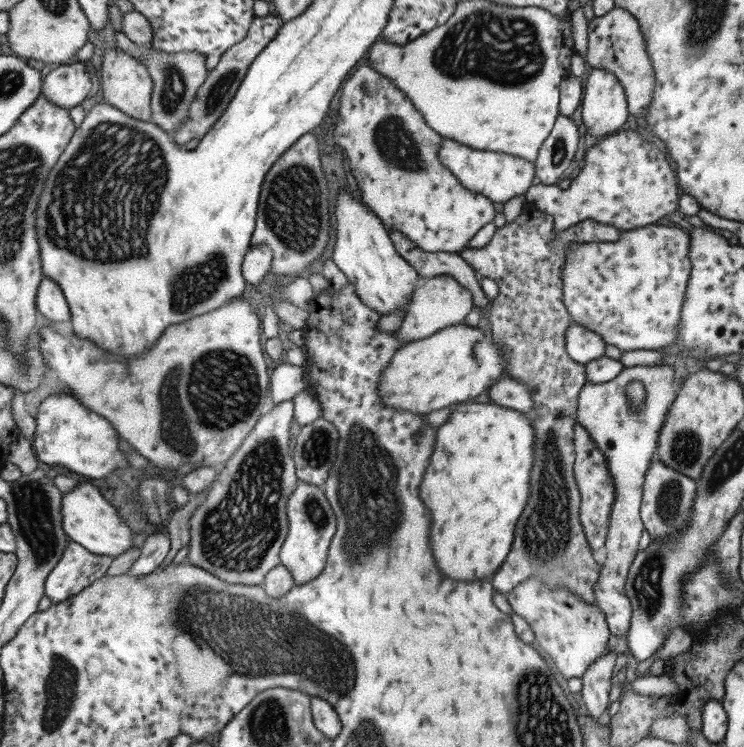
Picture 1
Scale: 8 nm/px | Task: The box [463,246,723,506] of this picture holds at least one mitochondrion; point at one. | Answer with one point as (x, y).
(684, 447)

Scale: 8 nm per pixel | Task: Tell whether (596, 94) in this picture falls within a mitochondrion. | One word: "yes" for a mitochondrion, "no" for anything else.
no

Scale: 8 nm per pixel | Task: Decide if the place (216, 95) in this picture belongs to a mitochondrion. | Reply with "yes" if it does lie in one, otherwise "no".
yes

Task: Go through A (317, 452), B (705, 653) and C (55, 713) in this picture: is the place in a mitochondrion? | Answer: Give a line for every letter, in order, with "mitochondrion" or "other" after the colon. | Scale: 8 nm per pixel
A: mitochondrion
B: other
C: mitochondrion

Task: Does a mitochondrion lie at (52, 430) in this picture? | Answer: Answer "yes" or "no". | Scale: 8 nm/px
no

